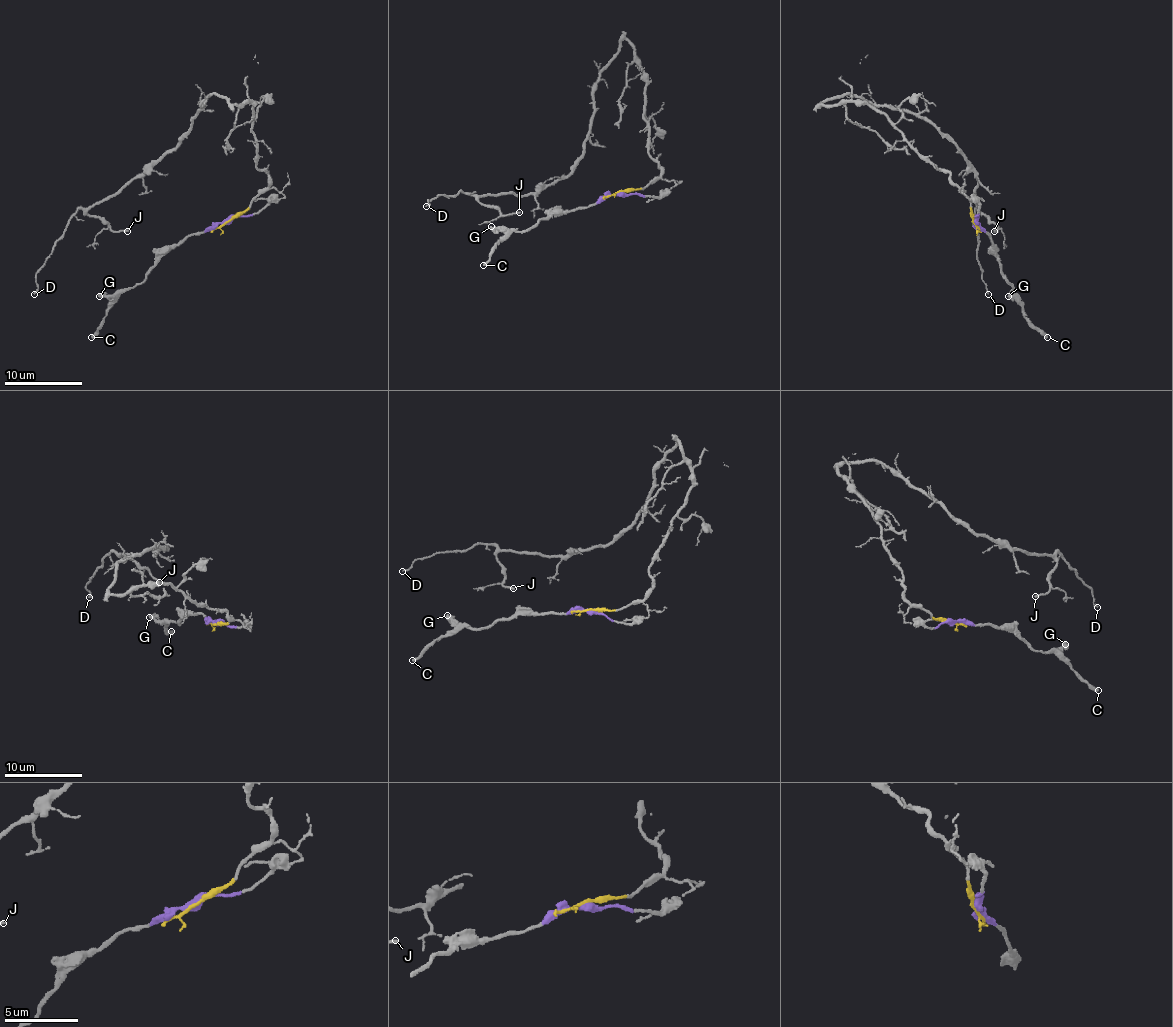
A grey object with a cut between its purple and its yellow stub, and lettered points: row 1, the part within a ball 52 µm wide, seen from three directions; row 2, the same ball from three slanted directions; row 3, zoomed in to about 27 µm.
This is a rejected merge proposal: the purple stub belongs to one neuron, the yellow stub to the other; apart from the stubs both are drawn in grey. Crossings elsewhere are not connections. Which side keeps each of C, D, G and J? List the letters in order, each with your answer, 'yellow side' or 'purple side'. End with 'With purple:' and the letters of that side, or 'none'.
C: purple side
D: yellow side
G: purple side
J: yellow side
With purple: C, G

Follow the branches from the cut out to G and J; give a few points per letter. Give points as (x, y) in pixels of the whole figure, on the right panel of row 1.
G: (975, 221), (988, 234), (1000, 271), (1013, 287), (1008, 296)
J: (975, 221), (947, 172), (883, 114), (821, 104), (852, 95), (934, 124), (975, 172), (975, 195), (994, 230)

